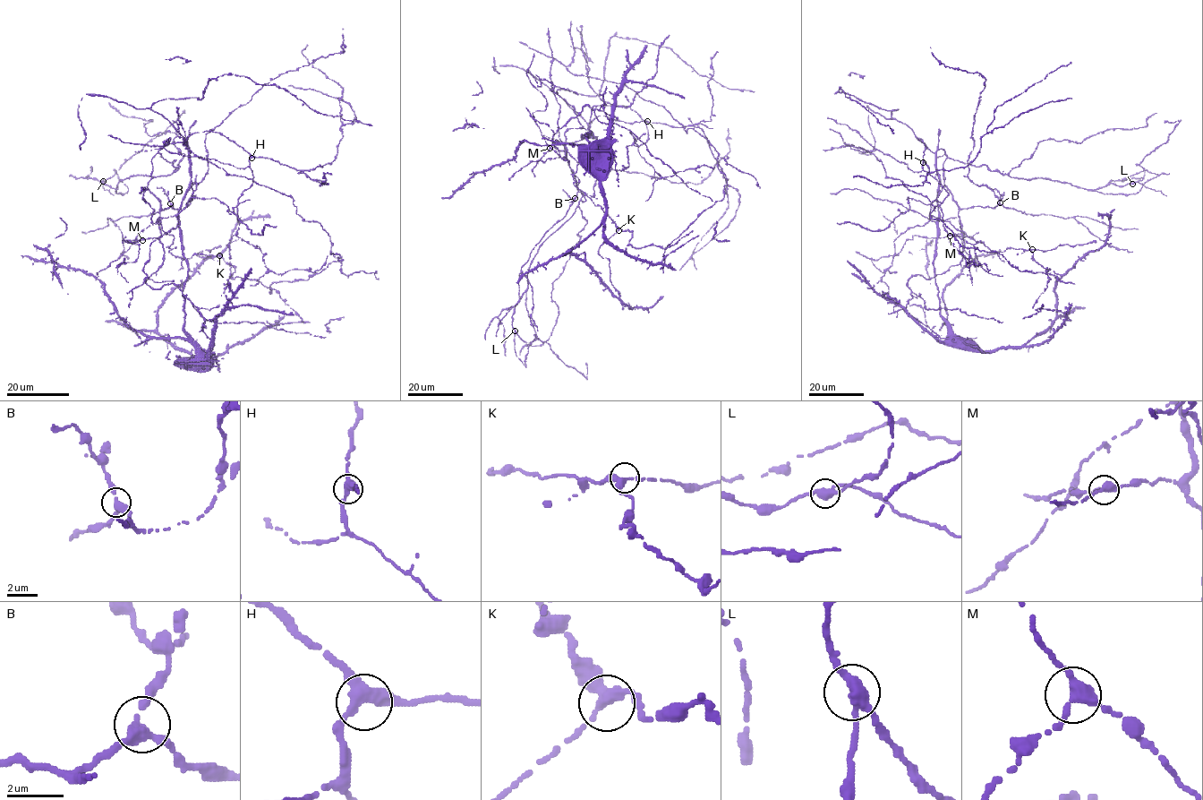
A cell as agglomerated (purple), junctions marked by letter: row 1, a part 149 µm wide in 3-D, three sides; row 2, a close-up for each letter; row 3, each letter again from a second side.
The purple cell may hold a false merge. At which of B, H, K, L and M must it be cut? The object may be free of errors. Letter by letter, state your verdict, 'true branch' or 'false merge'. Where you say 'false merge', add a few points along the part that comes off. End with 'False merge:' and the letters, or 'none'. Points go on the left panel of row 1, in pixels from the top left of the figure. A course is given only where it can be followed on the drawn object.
B: true branch
H: true branch
K: true branch
L: true branch
M: true branch
False merge: none

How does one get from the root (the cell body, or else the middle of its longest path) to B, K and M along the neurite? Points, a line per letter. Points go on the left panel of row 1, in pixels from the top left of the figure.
B: (174, 238), (157, 222), (161, 210), (174, 209), (170, 203)
K: (174, 238), (168, 246), (169, 252), (183, 259), (201, 253), (219, 255)
M: (174, 238), (162, 229), (158, 219), (160, 235), (142, 240)

